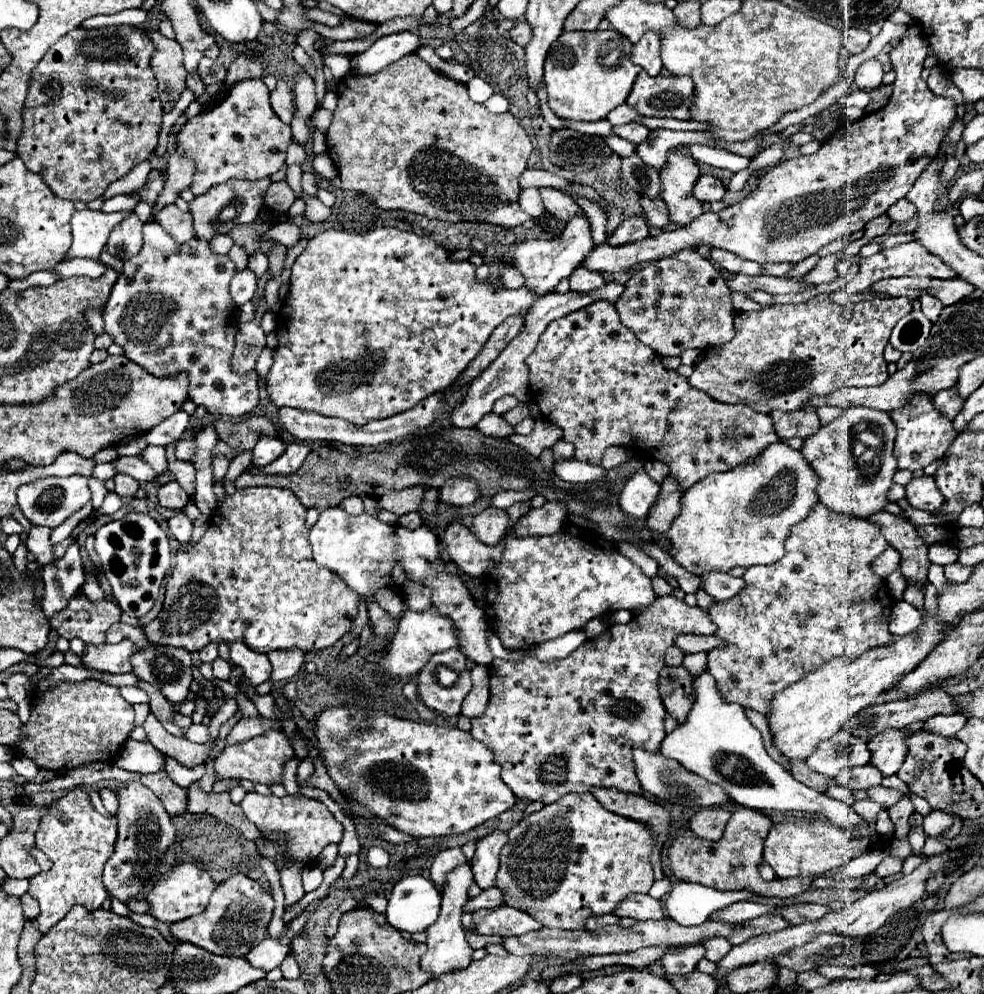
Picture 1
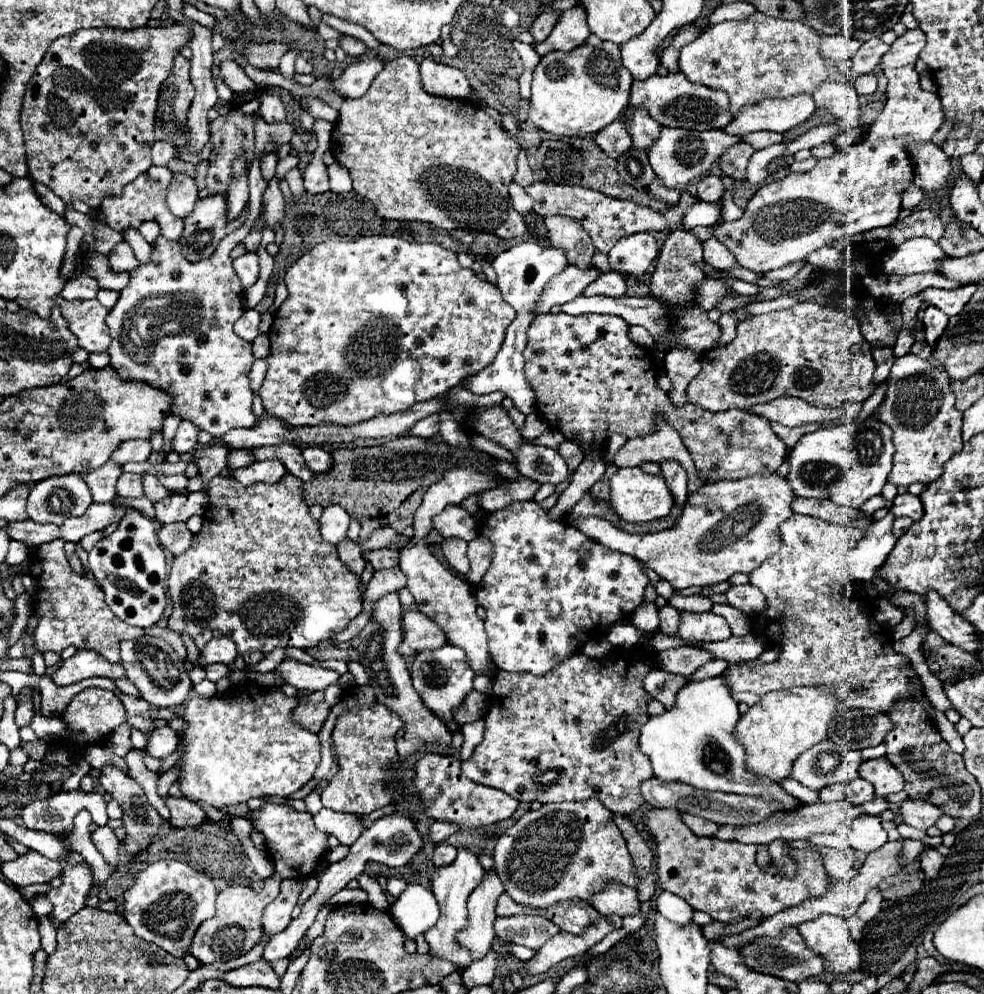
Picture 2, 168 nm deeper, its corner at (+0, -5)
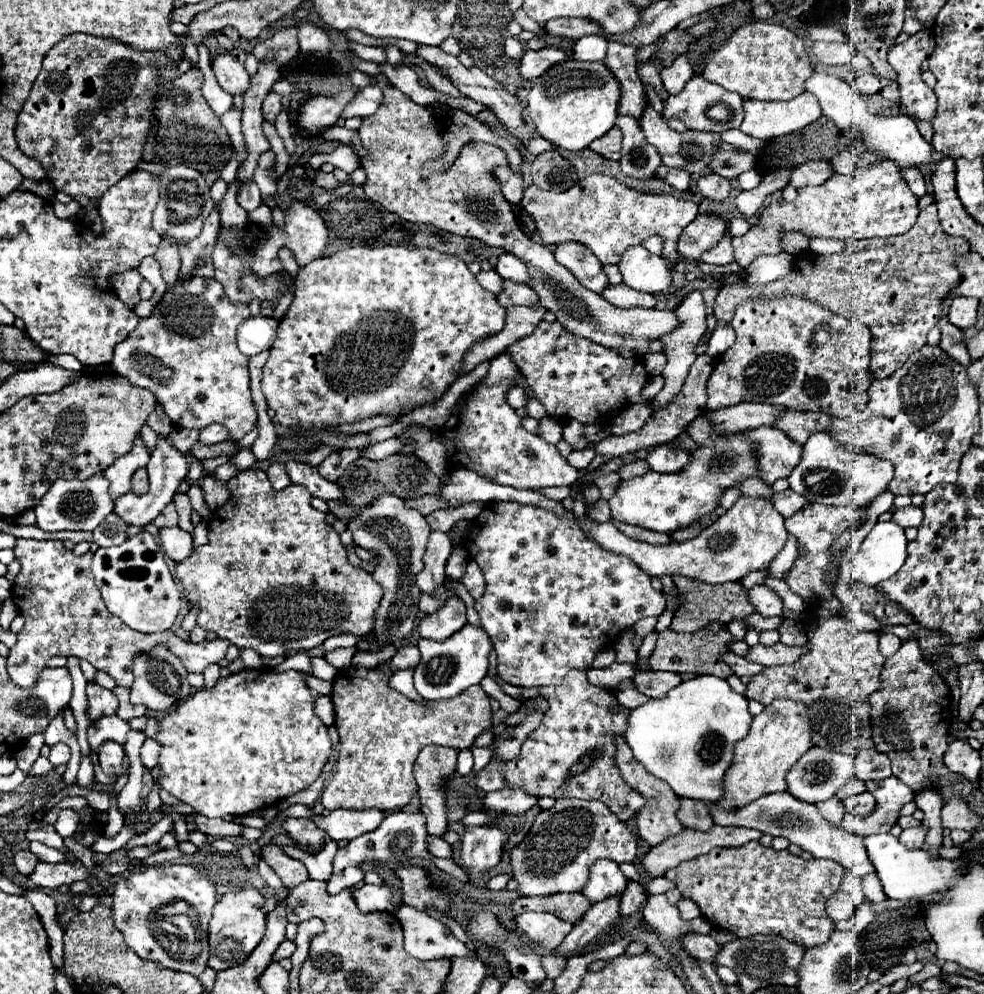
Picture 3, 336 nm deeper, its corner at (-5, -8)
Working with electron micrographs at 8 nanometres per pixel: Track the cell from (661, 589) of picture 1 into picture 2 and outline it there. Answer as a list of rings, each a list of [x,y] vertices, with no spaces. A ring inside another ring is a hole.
[[[670,605],[660,609],[660,631],[666,635],[674,635],[674,631],[678,631],[678,611]]]

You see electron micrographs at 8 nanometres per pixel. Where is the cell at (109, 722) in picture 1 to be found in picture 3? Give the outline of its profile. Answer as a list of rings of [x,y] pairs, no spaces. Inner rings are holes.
[[[87,684],[87,698],[89,698],[89,708],[87,716],[89,720],[99,720],[103,716],[115,716],[119,708],[119,700],[111,690],[101,688],[99,684]]]

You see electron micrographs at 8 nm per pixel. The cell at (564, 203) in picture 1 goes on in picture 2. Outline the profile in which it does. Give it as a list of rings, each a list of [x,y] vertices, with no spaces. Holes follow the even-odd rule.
[[[554,215],[554,217],[546,217],[544,223],[548,229],[550,245],[566,251],[568,265],[582,267],[582,269],[594,265],[592,263],[592,255],[594,255],[592,241],[576,219]]]

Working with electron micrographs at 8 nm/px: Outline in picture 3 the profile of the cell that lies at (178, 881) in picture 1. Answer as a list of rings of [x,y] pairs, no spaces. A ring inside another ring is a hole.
[[[173,864],[133,870],[133,874],[123,876],[113,884],[111,896],[115,928],[123,932],[125,944],[135,950],[135,954],[193,976],[199,976],[207,968],[207,926],[213,906],[217,904],[217,892],[213,882],[197,868]]]

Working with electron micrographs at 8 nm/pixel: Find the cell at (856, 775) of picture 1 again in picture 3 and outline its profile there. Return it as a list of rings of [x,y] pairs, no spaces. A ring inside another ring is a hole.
[[[863,792],[863,794],[857,794],[857,796],[847,798],[843,804],[845,804],[845,810],[847,812],[865,816],[865,814],[869,814],[875,808],[875,798],[869,792]]]

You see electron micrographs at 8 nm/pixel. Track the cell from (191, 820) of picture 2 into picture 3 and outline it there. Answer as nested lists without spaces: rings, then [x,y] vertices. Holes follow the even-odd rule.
[[[189,814],[193,824],[197,826],[199,832],[209,834],[209,836],[239,836],[241,834],[241,824],[237,822],[225,822],[225,820],[211,820],[203,814]]]

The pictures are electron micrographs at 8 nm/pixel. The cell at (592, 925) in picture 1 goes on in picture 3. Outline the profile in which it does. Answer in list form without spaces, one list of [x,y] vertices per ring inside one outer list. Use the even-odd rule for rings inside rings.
[[[555,894],[555,896],[533,896],[533,898],[517,898],[511,904],[513,914],[523,914],[527,910],[531,912],[549,912],[557,918],[577,924],[583,914],[591,908],[591,902],[583,894]]]

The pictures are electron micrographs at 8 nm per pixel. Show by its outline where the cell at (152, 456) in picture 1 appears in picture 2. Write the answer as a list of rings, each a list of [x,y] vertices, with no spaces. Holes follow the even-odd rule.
[[[170,475],[170,477],[158,477],[160,481],[168,481],[168,487],[172,491],[184,491],[188,485],[188,479],[184,475]]]

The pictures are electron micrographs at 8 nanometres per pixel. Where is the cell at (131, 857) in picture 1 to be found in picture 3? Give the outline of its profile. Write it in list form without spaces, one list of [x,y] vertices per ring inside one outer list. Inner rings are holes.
[[[105,742],[101,746],[101,750],[99,750],[101,770],[107,776],[119,776],[121,768],[123,768],[123,756],[125,756],[125,750],[123,750],[121,744],[117,744],[117,742]]]

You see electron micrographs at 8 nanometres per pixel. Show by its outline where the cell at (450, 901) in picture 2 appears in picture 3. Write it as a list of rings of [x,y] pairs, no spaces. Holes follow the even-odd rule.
[[[475,826],[465,830],[461,840],[461,864],[467,870],[469,882],[481,880],[485,870],[499,864],[505,840],[507,834],[497,826]]]

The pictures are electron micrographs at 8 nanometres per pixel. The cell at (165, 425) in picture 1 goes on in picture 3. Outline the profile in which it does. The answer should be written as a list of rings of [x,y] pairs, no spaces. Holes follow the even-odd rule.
[[[209,424],[205,428],[199,430],[199,444],[215,444],[215,442],[223,442],[223,440],[231,440],[227,430],[223,430],[223,426],[219,424]]]

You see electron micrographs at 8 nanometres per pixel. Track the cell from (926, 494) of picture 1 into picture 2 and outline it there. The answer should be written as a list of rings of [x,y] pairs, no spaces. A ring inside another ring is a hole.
[[[904,493],[904,495],[896,495],[896,499],[892,501],[892,509],[894,517],[910,517],[914,521],[922,519],[924,509],[922,509],[922,501],[916,495]]]

